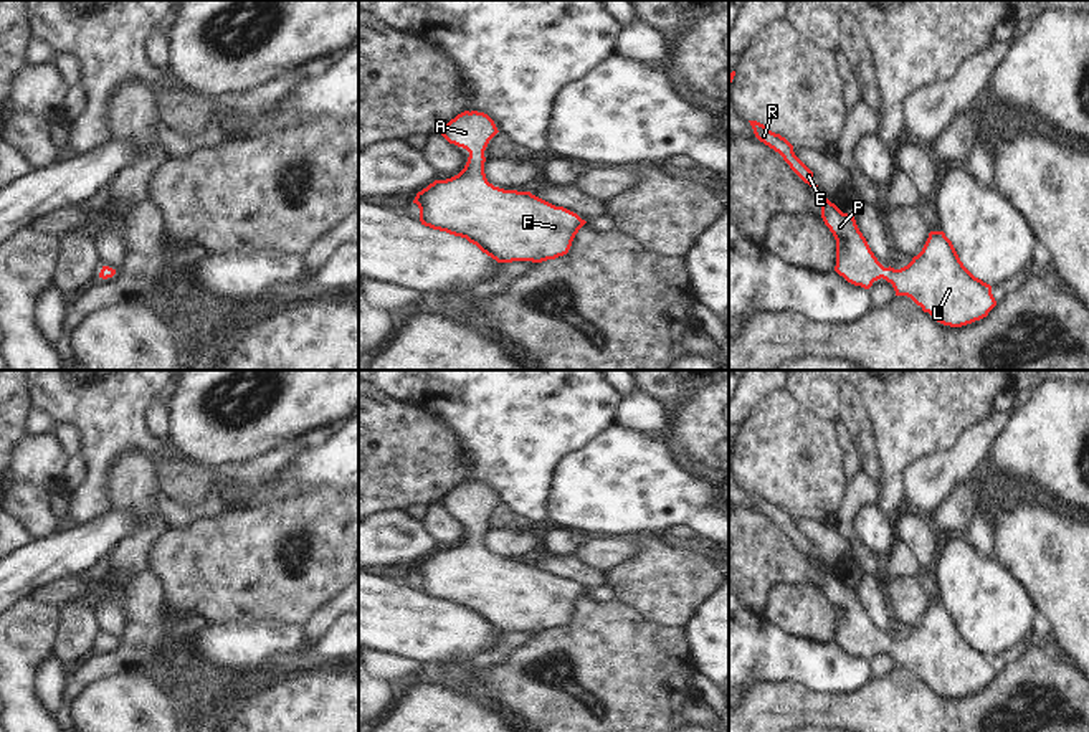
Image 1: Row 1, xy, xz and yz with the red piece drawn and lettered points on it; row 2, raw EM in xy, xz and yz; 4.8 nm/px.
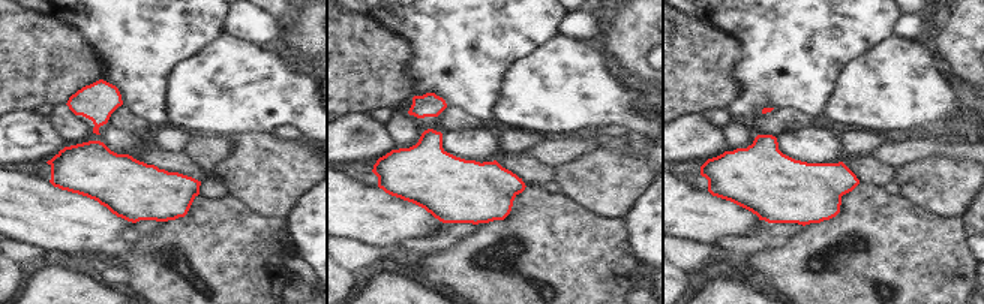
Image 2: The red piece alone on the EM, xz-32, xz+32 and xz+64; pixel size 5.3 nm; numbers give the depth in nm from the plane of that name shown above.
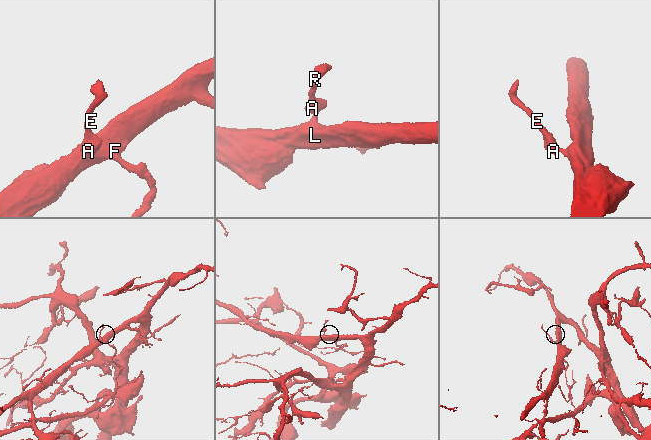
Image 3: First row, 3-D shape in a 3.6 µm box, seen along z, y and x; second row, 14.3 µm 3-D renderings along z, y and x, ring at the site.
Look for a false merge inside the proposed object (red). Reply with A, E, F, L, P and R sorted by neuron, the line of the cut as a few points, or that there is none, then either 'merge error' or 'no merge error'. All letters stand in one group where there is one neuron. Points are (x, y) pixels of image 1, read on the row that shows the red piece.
A E F L P R | no cut | no merge error

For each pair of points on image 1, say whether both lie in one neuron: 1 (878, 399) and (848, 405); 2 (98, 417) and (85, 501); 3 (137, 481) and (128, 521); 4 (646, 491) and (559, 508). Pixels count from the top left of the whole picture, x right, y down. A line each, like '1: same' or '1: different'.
1: different
2: same
3: different
4: same

